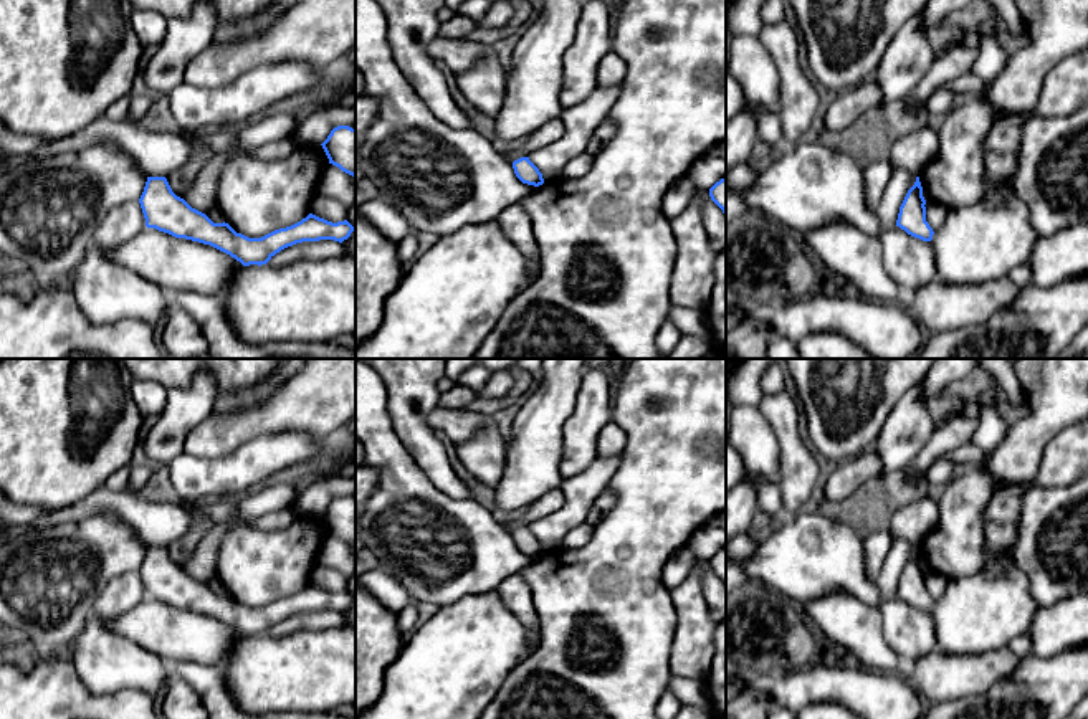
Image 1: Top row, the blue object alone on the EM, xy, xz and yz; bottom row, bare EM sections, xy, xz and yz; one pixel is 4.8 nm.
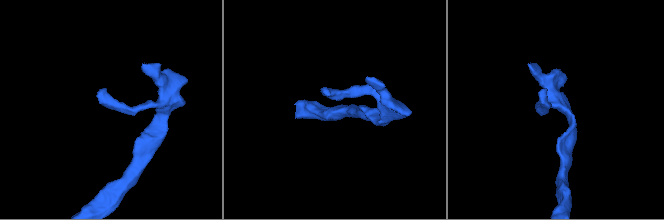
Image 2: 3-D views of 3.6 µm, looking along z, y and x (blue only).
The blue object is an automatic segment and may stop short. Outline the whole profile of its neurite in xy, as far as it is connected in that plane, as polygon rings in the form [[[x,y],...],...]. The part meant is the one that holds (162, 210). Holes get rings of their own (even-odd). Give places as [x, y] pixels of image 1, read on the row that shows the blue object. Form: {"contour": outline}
{"contour": [[[147,177],[139,198],[146,226],[210,245],[243,266],[266,264],[276,253],[303,241],[334,240],[342,243],[356,230],[347,220],[327,221],[309,213],[301,221],[274,230],[261,238],[236,233],[228,223],[213,223],[205,213],[177,197],[165,177]]]}

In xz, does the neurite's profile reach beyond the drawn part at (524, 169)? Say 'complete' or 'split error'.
complete

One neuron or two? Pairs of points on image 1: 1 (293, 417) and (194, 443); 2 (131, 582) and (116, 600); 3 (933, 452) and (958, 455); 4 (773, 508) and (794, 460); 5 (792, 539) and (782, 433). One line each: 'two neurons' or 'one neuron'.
1: one neuron
2: one neuron
3: two neurons
4: two neurons
5: two neurons

